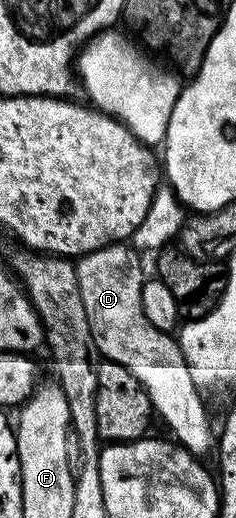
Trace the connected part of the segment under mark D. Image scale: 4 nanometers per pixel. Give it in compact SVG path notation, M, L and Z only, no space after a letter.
M117 243L75 262L82 307L86 307L86 319L90 319L92 343L101 358L126 367L142 383L146 395L150 395L155 416L172 428L171 436L182 448L200 459L203 453L214 449L212 421L200 398L202 390L190 377L177 338L161 329L149 314L149 318L144 314L144 273L138 258L136 249Z

